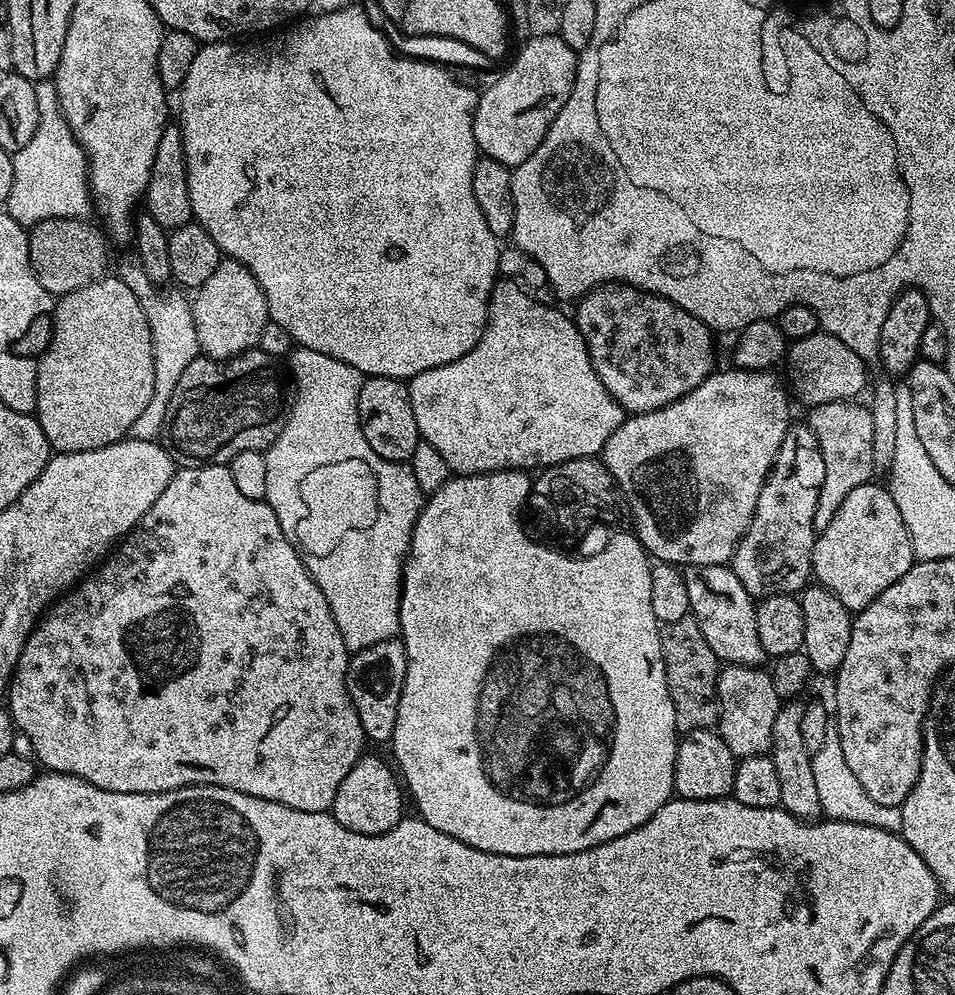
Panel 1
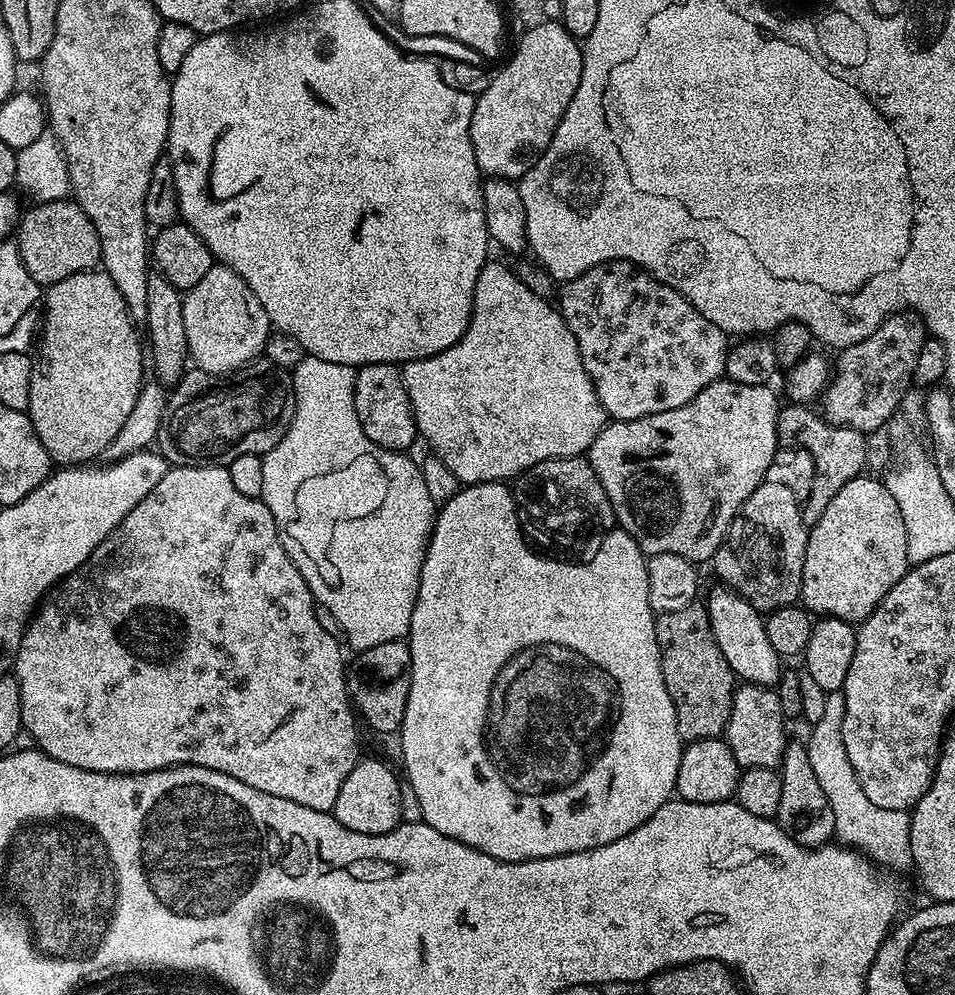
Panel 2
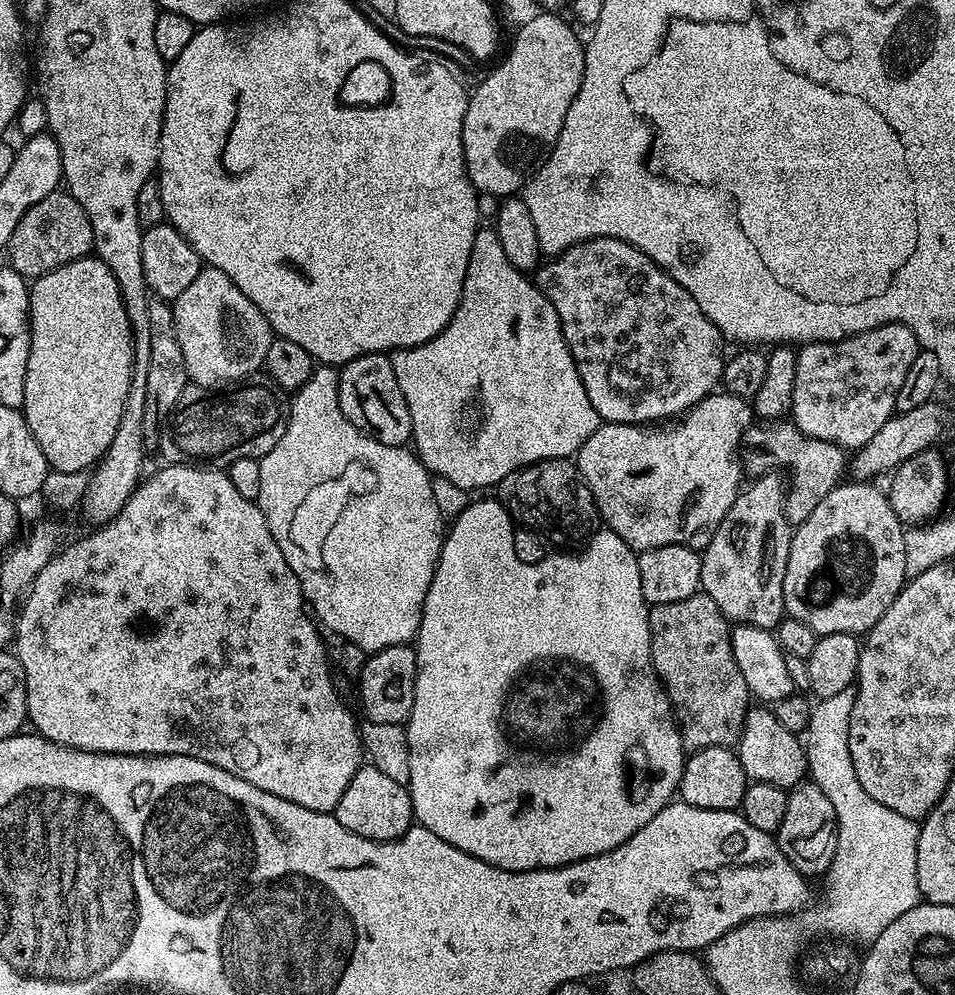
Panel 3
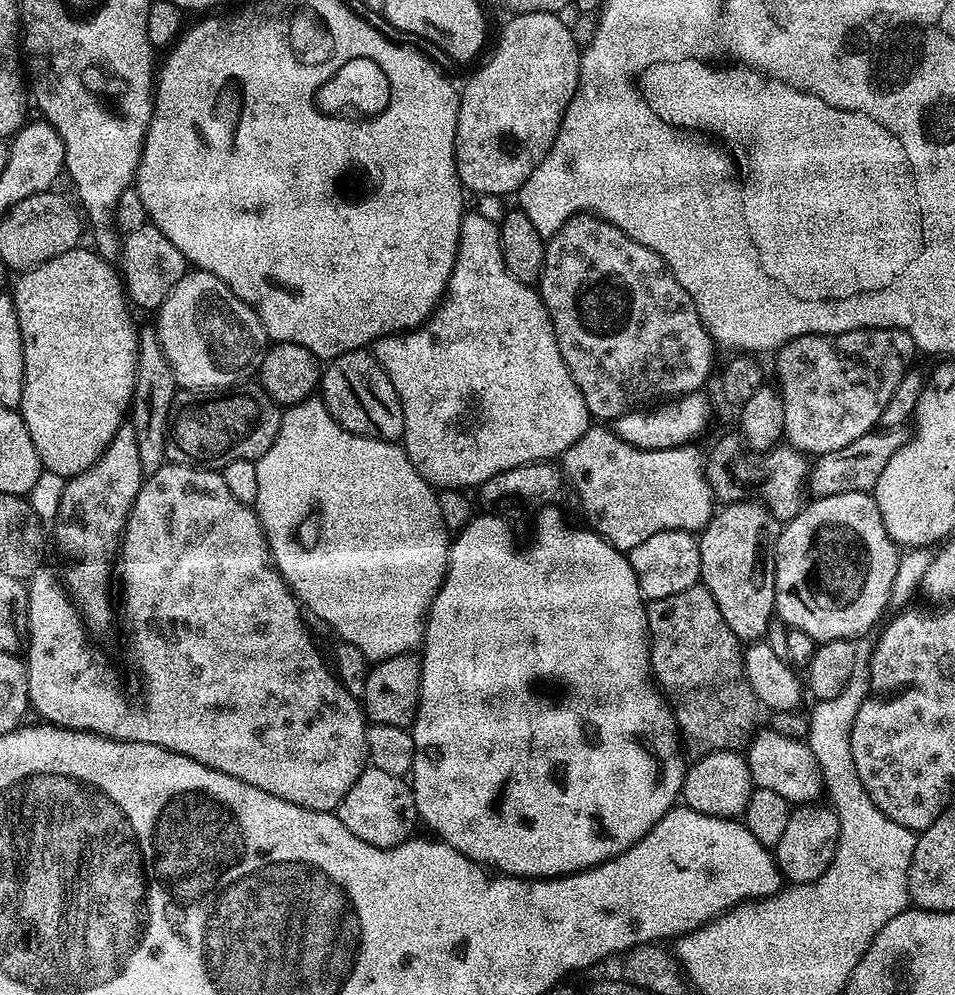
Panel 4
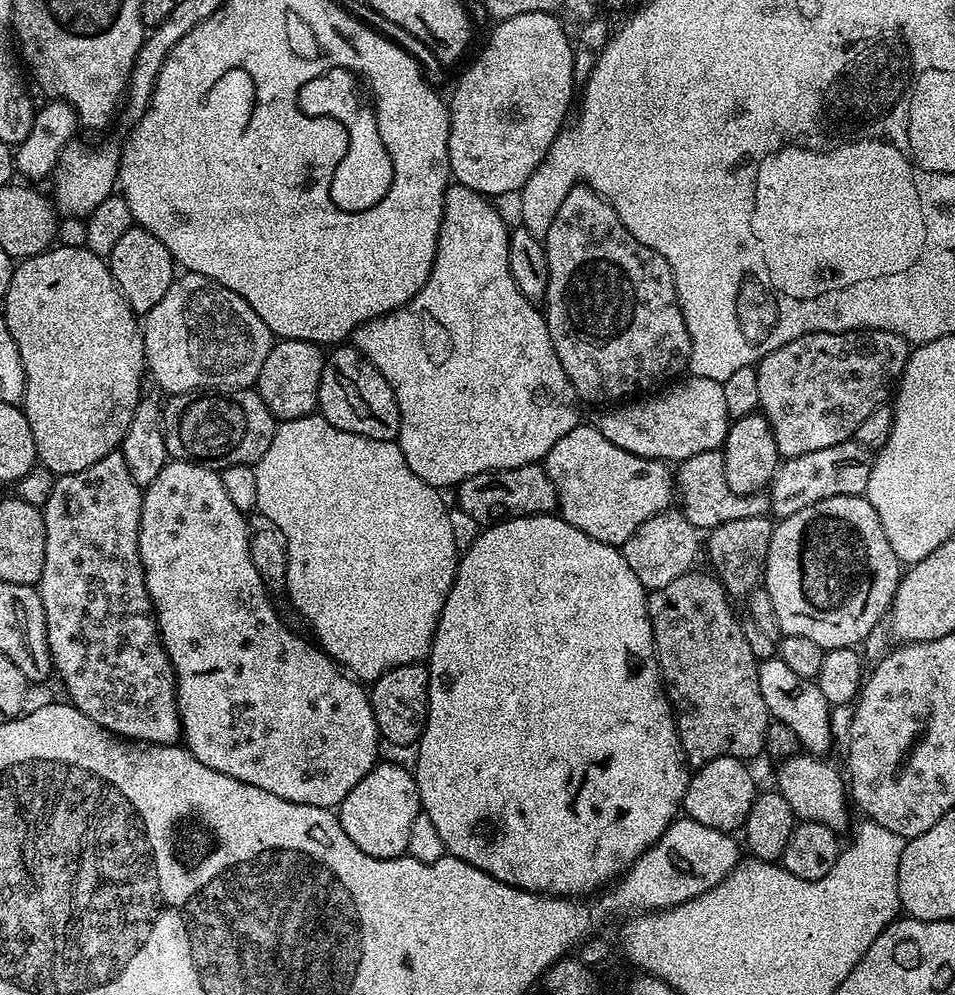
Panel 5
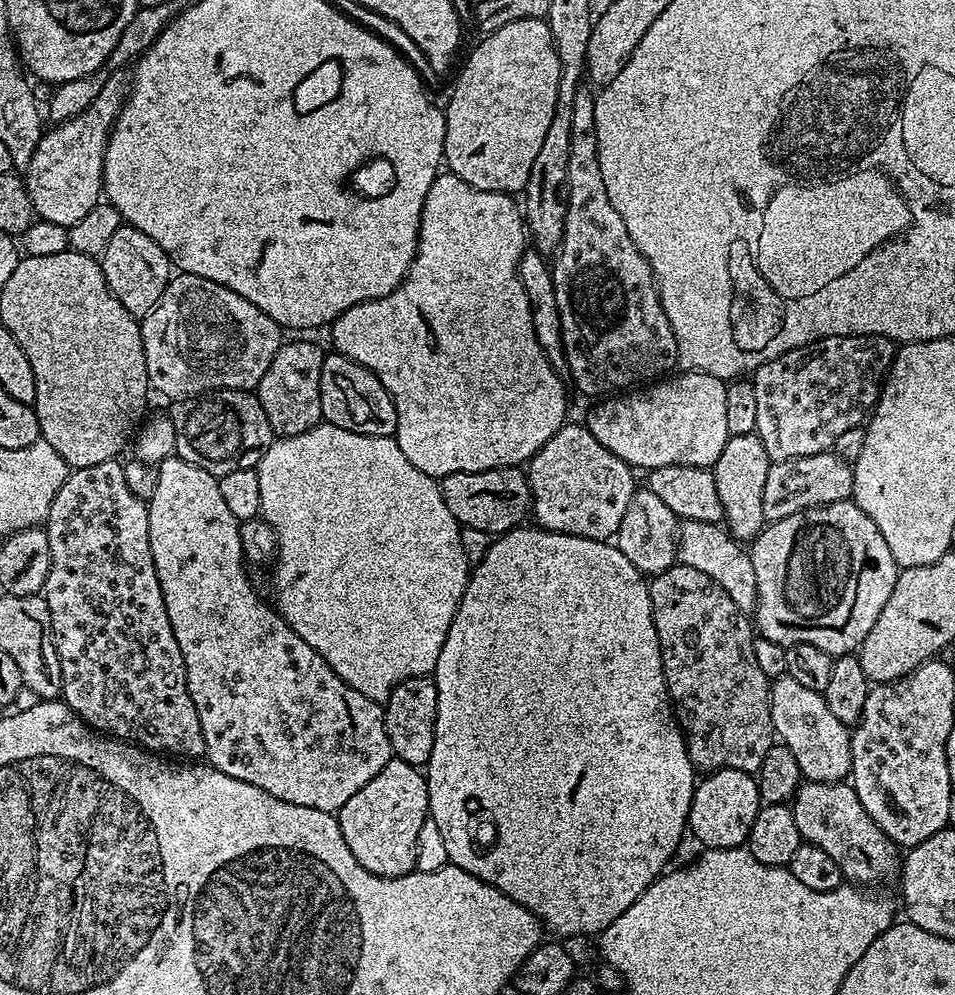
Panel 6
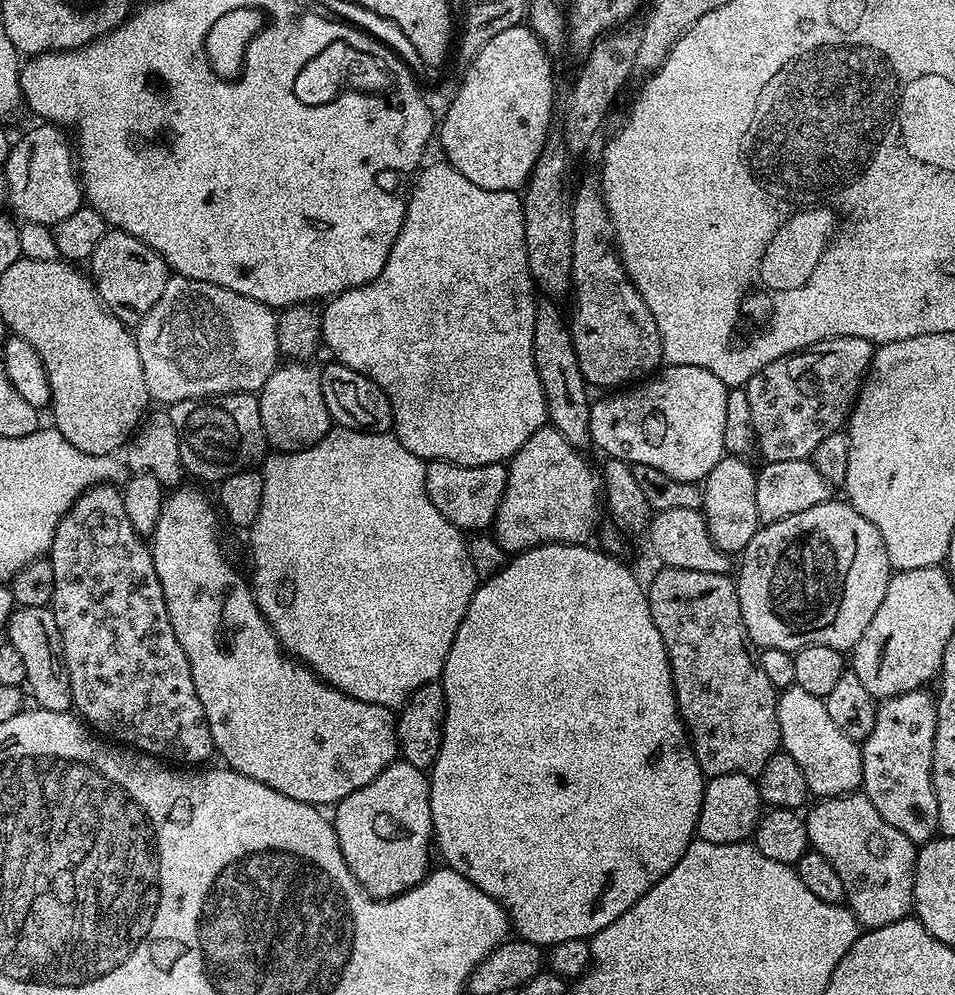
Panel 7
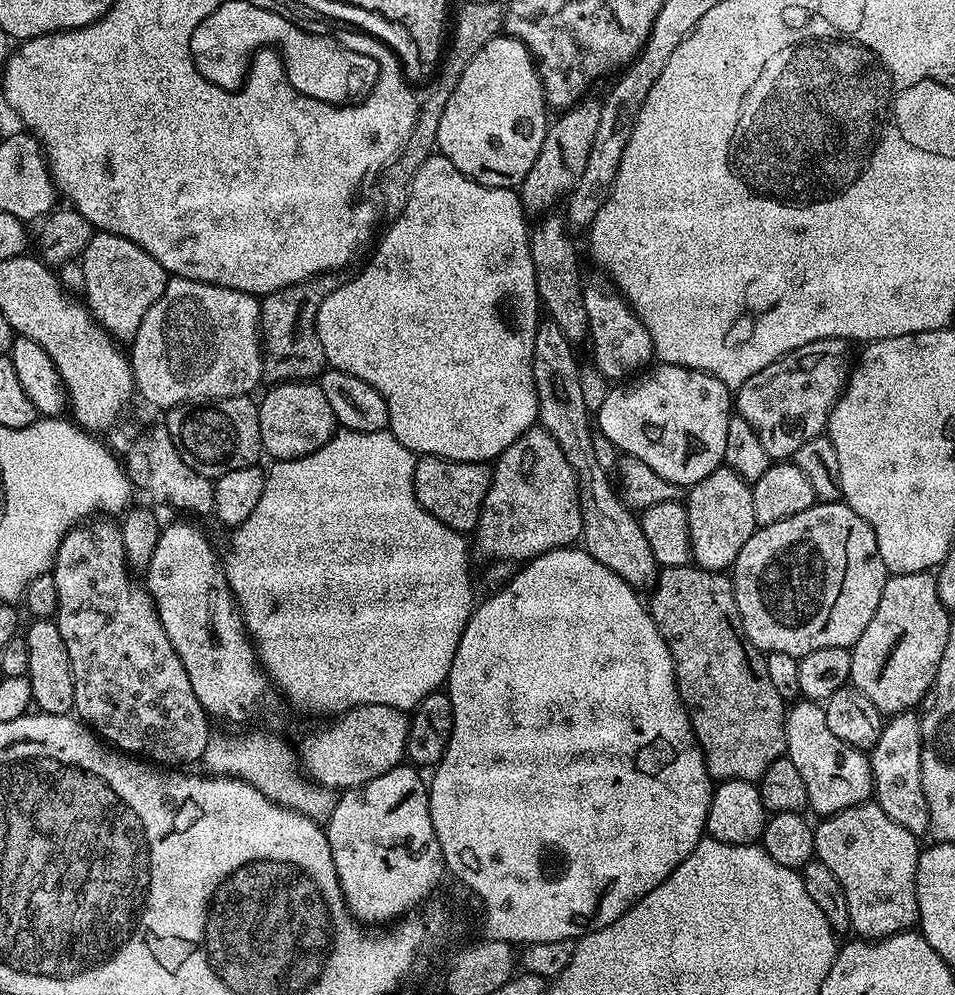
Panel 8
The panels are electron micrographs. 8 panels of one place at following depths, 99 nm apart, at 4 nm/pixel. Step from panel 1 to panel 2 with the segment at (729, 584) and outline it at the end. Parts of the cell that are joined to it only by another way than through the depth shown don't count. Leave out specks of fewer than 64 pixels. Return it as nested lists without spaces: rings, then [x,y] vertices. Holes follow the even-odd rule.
[[[715,586],[708,592],[706,607],[710,626],[714,630],[714,638],[718,650],[722,650],[722,658],[730,666],[737,678],[746,684],[779,685],[782,675],[782,657],[770,646],[770,638],[766,638],[764,616],[746,598],[723,586]]]

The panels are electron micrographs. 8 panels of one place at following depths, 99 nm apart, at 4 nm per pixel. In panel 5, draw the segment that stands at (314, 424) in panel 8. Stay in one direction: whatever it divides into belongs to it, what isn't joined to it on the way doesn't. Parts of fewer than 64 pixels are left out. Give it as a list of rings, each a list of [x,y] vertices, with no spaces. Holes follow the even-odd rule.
[[[282,339],[273,343],[270,354],[266,354],[266,362],[262,362],[262,370],[258,370],[254,388],[277,421],[311,416],[317,411],[325,355],[325,349],[319,344]]]

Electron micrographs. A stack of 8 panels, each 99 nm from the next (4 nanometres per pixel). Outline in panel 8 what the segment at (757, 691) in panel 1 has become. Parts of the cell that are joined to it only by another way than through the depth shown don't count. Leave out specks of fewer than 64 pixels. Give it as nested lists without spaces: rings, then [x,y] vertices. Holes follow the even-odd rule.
[[[865,802],[858,806],[852,806],[841,812],[836,812],[832,816],[823,817],[814,828],[814,850],[816,851],[815,859],[821,860],[825,866],[834,873],[834,878],[838,878],[838,882],[842,886],[842,891],[846,894],[846,906],[850,906],[850,922],[852,923],[851,931],[857,937],[873,942],[883,940],[885,936],[893,936],[899,932],[909,931],[917,923],[920,911],[918,910],[918,902],[916,901],[916,867],[918,866],[918,858],[920,857],[922,848],[918,843],[918,838],[910,830],[906,830],[906,826],[898,826],[898,822],[894,822],[894,818],[890,818],[890,814],[886,814],[886,810],[882,810],[875,802]]]

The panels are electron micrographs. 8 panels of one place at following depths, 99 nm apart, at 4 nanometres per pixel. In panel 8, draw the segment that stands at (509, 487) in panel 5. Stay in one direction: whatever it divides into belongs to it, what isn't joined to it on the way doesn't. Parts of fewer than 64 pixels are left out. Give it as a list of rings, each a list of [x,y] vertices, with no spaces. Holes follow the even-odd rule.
[[[420,456],[416,461],[414,482],[416,501],[438,522],[450,526],[454,531],[468,534],[473,531],[480,517],[486,494],[492,485],[492,469],[487,463],[448,460],[444,456]]]

